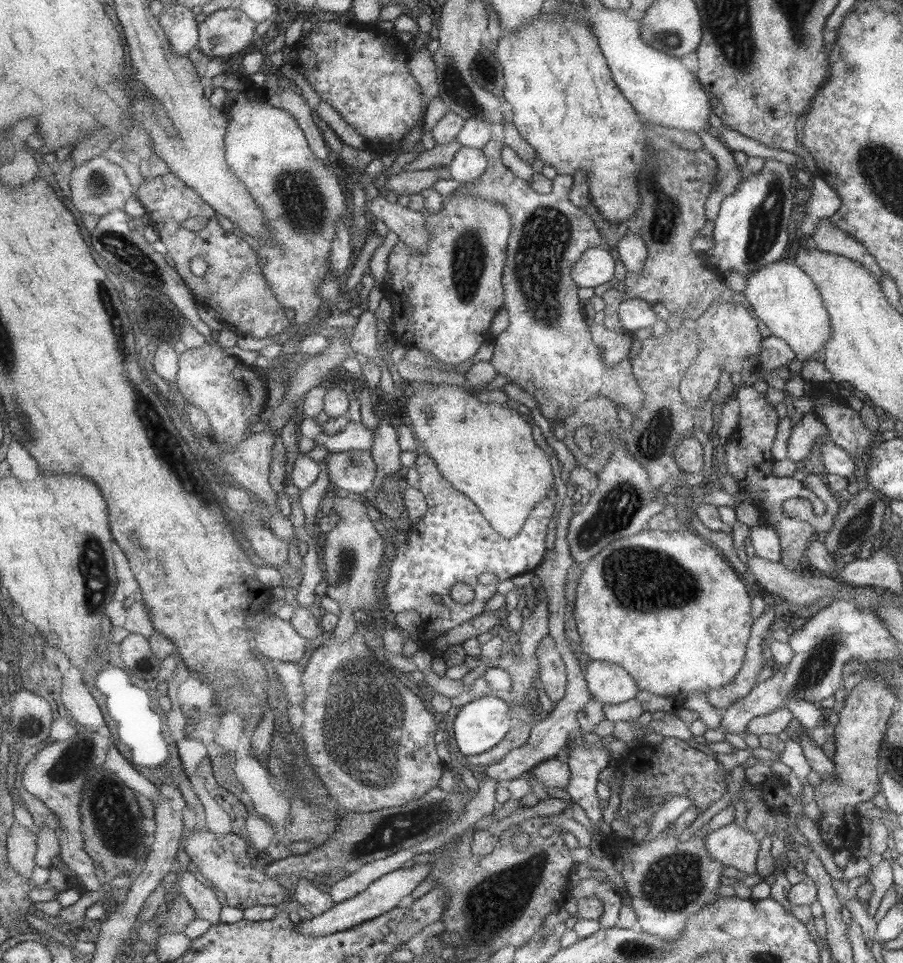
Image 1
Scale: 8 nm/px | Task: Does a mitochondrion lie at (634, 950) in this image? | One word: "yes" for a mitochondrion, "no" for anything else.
yes

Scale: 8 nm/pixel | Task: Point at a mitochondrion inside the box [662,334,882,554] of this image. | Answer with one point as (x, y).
(856, 526)

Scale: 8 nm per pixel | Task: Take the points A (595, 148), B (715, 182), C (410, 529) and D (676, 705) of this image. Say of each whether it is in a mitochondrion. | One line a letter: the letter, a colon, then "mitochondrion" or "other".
A: other
B: other
C: other
D: other

